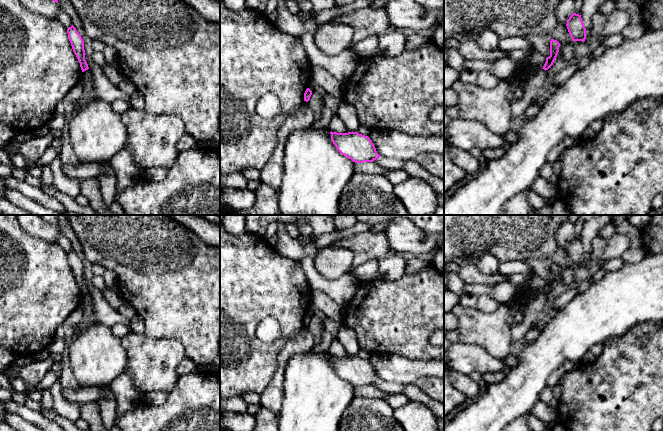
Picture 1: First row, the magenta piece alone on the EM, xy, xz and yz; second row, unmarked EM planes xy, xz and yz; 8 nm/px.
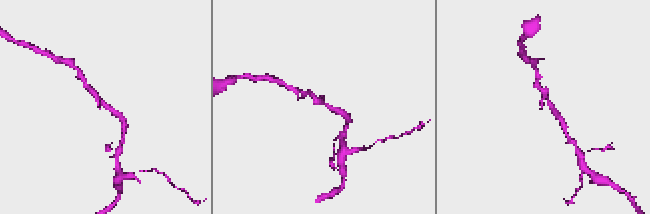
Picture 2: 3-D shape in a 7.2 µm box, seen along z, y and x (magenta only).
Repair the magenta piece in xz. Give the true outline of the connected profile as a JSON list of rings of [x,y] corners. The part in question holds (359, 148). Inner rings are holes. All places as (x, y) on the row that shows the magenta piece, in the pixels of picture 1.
[[[330,132],[331,140],[340,154],[355,163],[373,162],[381,156],[368,136],[358,132]]]

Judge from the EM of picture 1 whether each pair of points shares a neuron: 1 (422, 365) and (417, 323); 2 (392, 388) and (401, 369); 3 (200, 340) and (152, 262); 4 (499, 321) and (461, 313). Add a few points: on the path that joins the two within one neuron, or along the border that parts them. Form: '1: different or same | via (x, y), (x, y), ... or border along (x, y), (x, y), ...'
1: different | border along (398, 355), (409, 359), (433, 360)
2: different | border along (381, 380), (396, 382), (402, 385)
3: same | via (199, 321), (199, 309), (171, 281)
4: same | via (490, 321), (472, 321), (470, 319)

